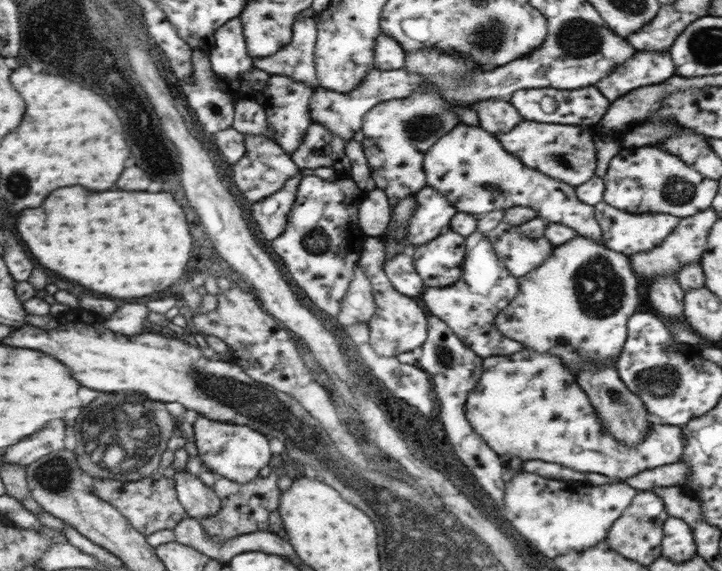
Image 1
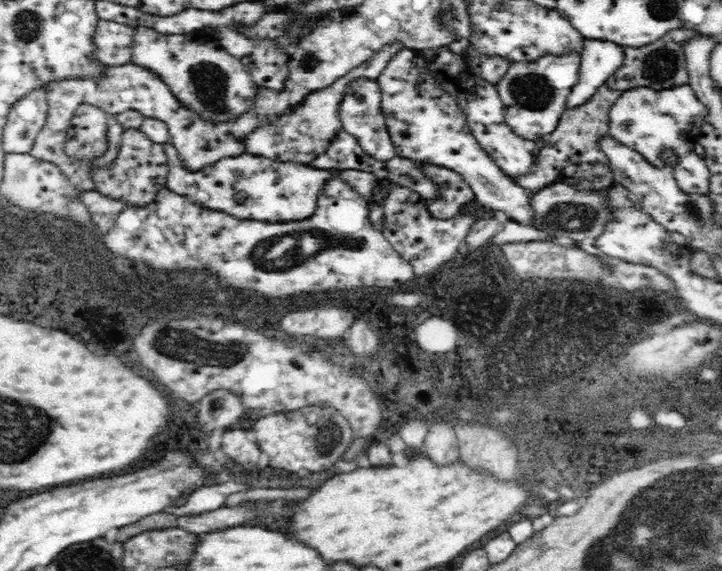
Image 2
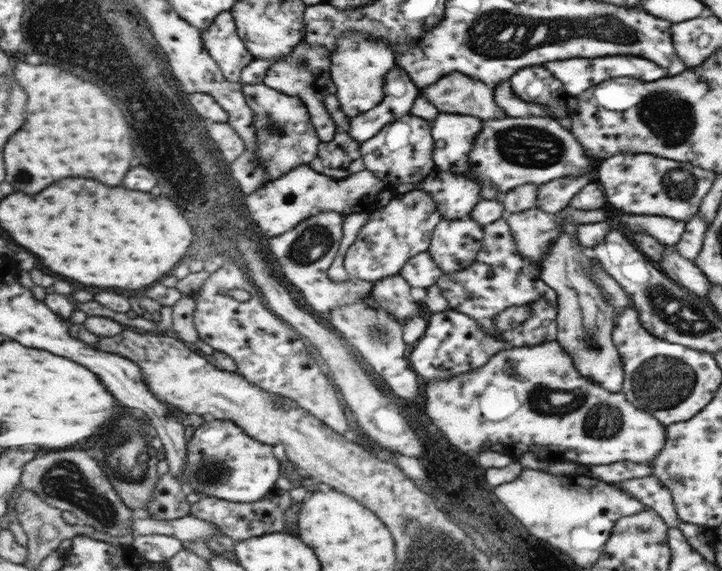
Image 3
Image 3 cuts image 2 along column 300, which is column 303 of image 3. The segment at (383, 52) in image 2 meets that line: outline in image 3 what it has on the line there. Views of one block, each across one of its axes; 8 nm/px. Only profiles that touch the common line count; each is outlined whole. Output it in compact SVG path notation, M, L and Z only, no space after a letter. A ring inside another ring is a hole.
M247 84L243 86L243 94L245 102L255 114L253 126L257 128L257 158L267 170L267 176L263 176L265 182L287 174L301 164L309 164L317 156L321 140L317 138L317 132L309 120L307 108L297 98L271 90L265 84Z

